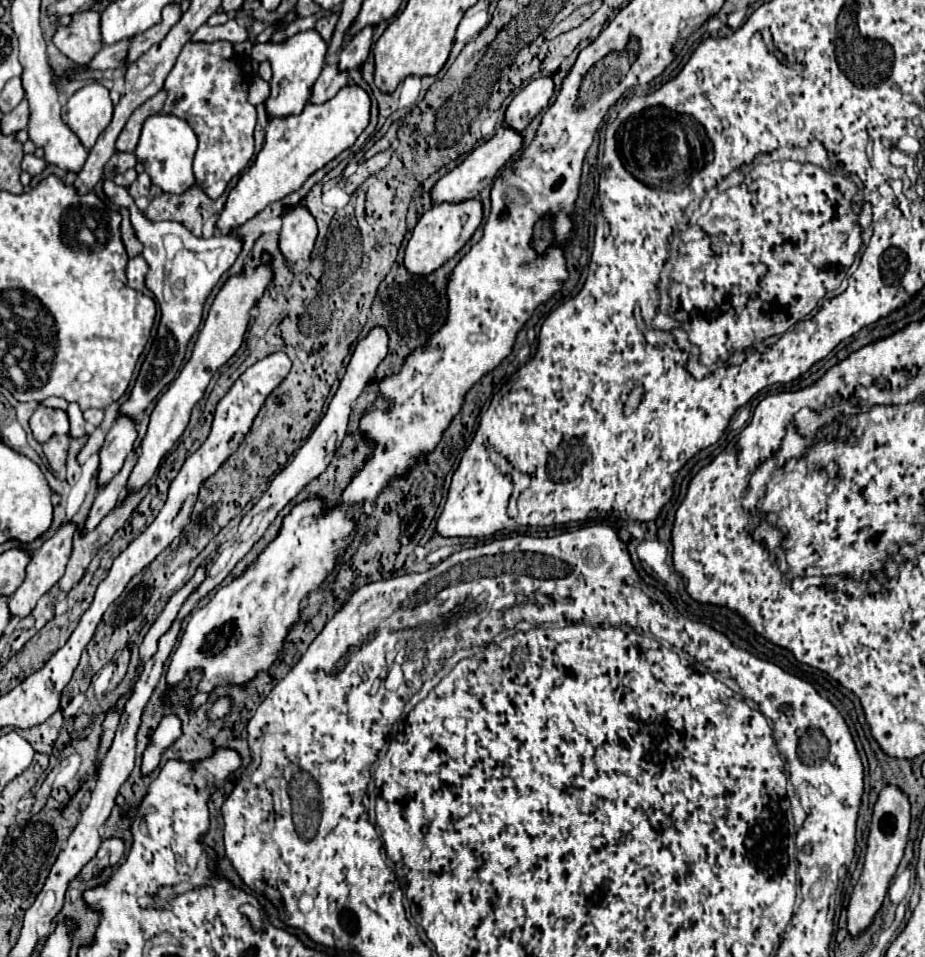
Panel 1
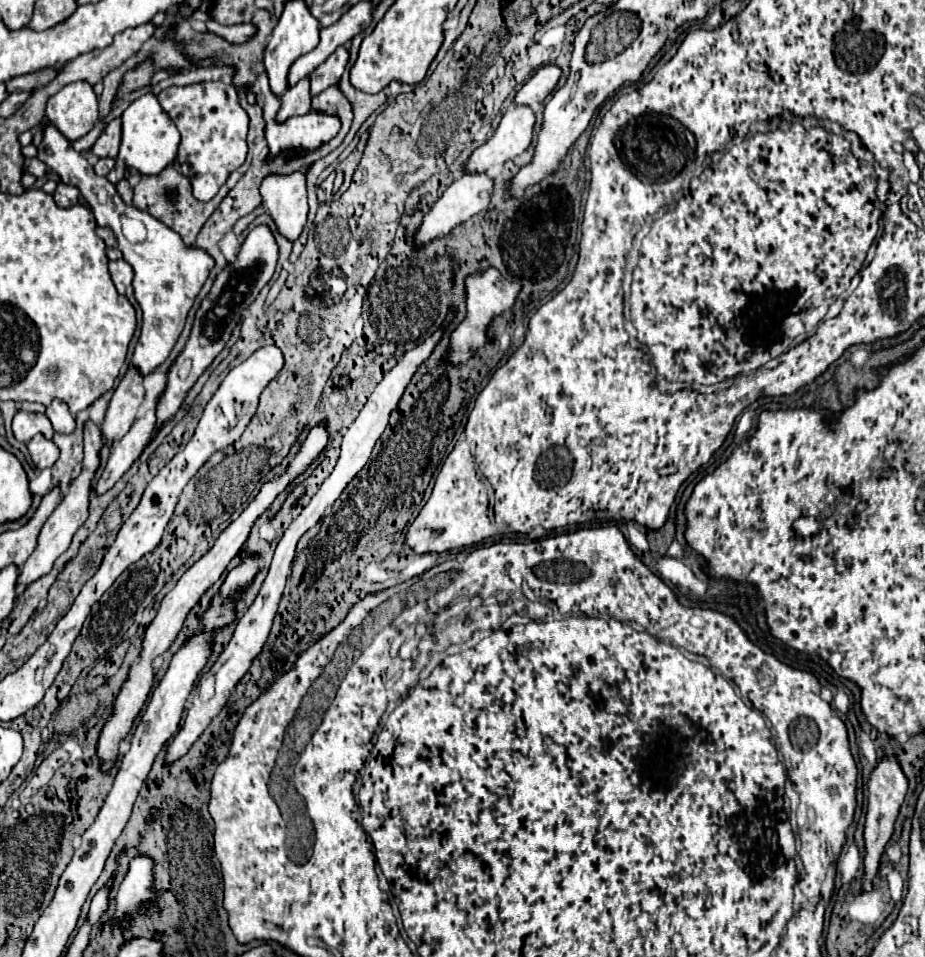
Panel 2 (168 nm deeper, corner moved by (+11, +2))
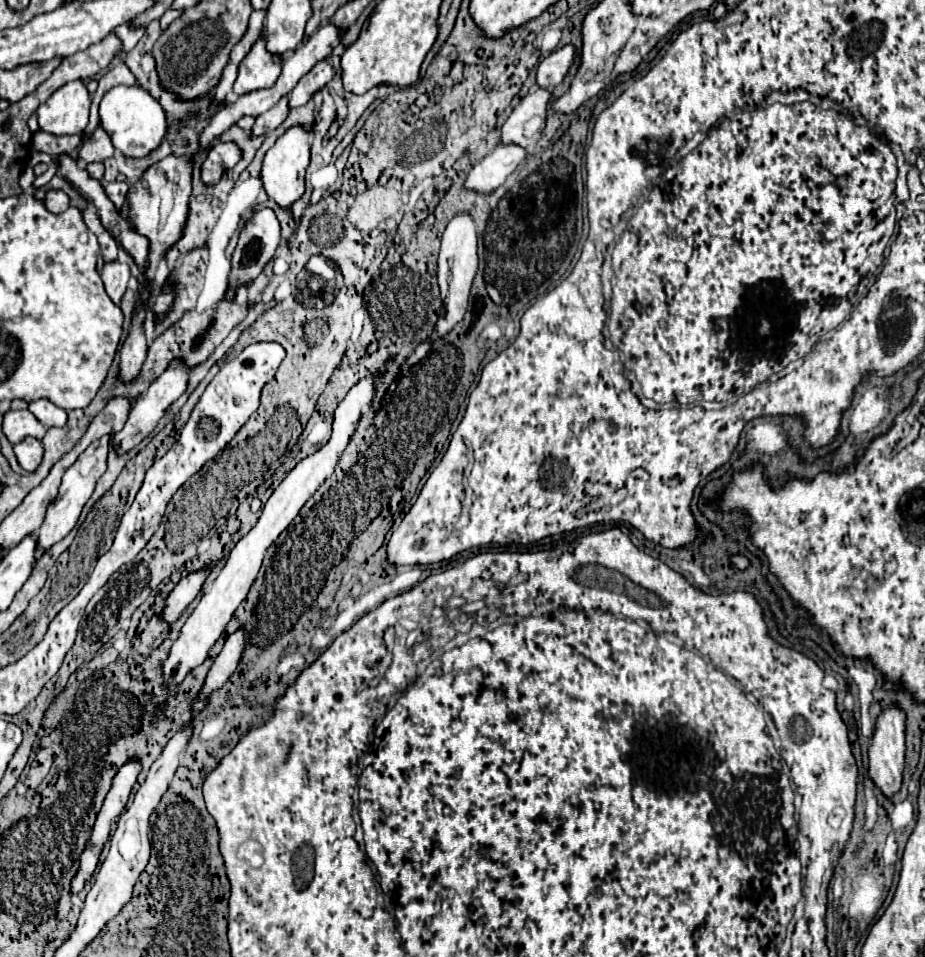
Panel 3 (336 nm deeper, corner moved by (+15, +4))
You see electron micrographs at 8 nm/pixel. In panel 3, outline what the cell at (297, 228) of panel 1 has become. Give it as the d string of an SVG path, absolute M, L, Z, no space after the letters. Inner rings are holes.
M292 126L276 140L276 144L264 156L264 164L262 164L264 188L268 196L276 200L282 208L290 208L304 194L304 172L310 160L310 140L312 140L310 128Z

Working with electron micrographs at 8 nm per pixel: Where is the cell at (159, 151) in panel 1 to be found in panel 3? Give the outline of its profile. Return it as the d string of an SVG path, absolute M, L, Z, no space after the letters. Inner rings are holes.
M114 86L110 88L98 108L100 126L108 132L114 148L118 148L124 156L142 158L150 154L162 142L166 134L166 116L162 106L140 86Z

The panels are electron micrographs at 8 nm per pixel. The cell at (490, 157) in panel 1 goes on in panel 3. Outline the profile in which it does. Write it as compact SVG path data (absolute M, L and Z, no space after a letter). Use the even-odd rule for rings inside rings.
M536 88L522 98L502 126L502 142L516 142L524 148L534 146L546 124L546 108L552 100L552 90Z

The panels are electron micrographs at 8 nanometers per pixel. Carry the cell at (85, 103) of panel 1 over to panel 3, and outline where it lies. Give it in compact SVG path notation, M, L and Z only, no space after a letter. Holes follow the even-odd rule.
M72 80L40 104L36 114L40 130L54 136L66 136L84 132L88 124L88 110L90 98L84 82Z

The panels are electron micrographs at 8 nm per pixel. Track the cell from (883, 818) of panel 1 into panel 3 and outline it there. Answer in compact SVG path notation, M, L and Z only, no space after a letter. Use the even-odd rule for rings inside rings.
M888 706L886 710L880 712L880 716L876 720L874 736L870 740L870 750L868 750L870 764L868 764L868 772L870 772L870 778L874 780L874 784L884 792L884 796L894 796L900 790L900 784L902 784L904 752L906 752L904 730L906 730L906 712L902 708Z

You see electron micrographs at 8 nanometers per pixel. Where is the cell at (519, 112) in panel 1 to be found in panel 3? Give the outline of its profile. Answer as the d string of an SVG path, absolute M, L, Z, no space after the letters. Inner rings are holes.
M566 44L562 48L554 50L552 54L548 54L538 66L538 74L536 74L538 86L556 88L568 74L568 70L574 62L574 54L576 54L576 48L572 44Z

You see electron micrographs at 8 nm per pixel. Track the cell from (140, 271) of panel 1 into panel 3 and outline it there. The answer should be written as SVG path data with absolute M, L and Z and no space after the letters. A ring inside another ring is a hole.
M108 262L102 270L102 282L106 288L106 294L110 296L110 300L114 304L120 304L126 286L130 280L130 266L128 264L120 264L120 262Z

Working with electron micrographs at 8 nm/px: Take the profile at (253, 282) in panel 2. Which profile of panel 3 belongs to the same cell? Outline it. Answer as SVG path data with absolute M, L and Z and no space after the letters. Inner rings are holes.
M270 208L256 210L240 232L240 238L238 238L234 256L232 256L232 274L230 274L228 290L236 292L242 284L250 284L262 272L264 264L272 260L278 244L280 244L280 222L278 222L276 214Z

